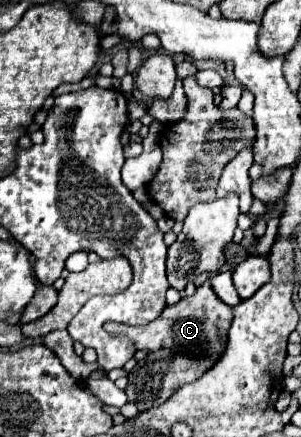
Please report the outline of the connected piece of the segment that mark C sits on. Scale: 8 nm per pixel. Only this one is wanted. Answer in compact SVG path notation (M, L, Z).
M207 279L203 285L195 289L193 295L183 297L175 305L167 305L163 313L147 323L147 325L123 325L123 323L105 323L105 329L111 335L121 335L133 341L137 351L147 351L153 353L157 349L169 349L179 355L189 355L189 357L211 357L211 355L223 355L225 343L221 341L221 335L225 335L233 323L233 309L219 301L211 287L211 279Z

